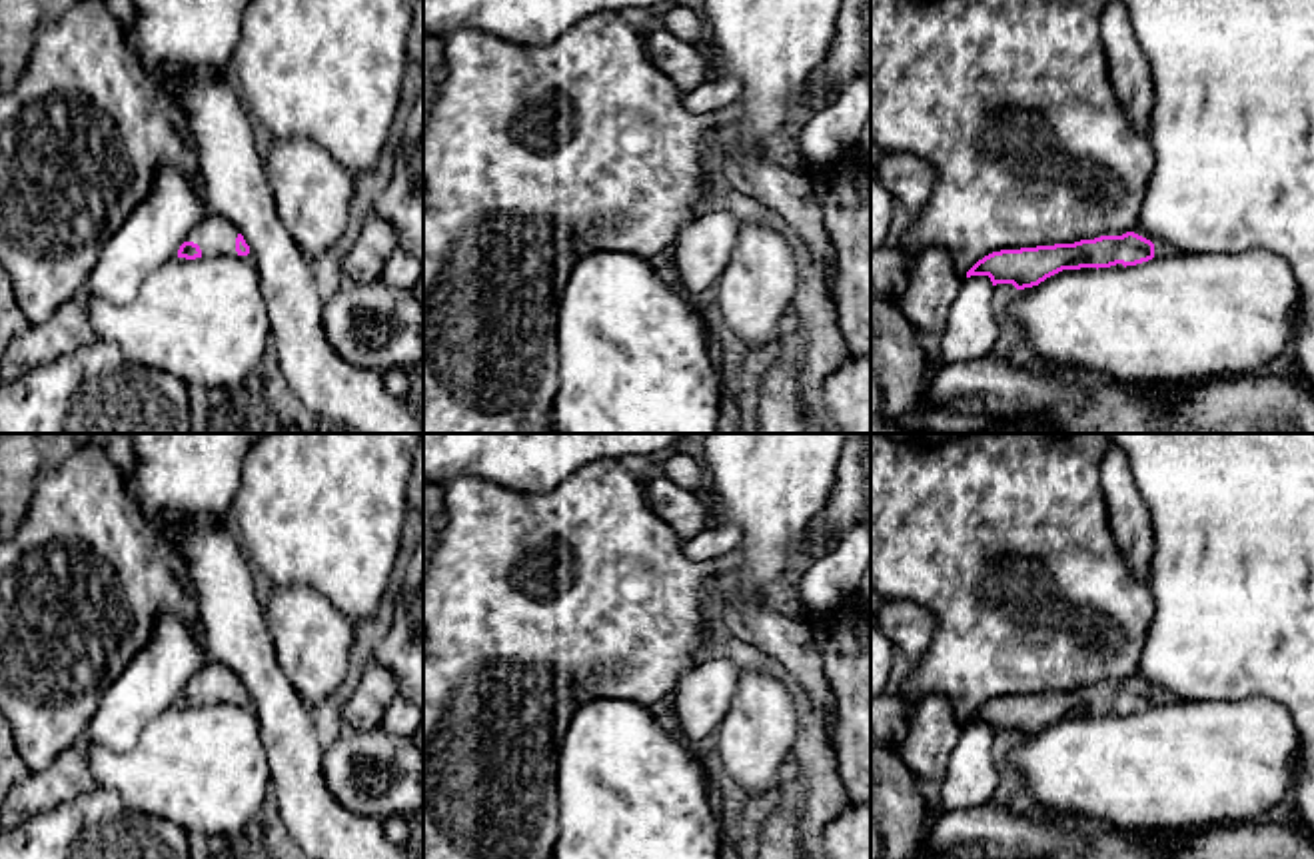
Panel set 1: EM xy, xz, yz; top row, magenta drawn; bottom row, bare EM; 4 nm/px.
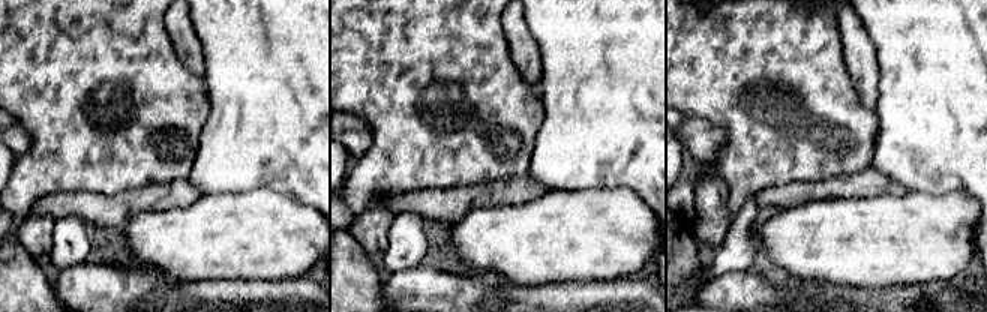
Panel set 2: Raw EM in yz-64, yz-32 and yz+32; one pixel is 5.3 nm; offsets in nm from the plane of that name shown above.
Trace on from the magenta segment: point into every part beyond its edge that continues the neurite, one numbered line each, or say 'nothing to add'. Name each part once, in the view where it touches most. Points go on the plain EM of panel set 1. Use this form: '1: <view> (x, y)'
1: xy (216, 684)

